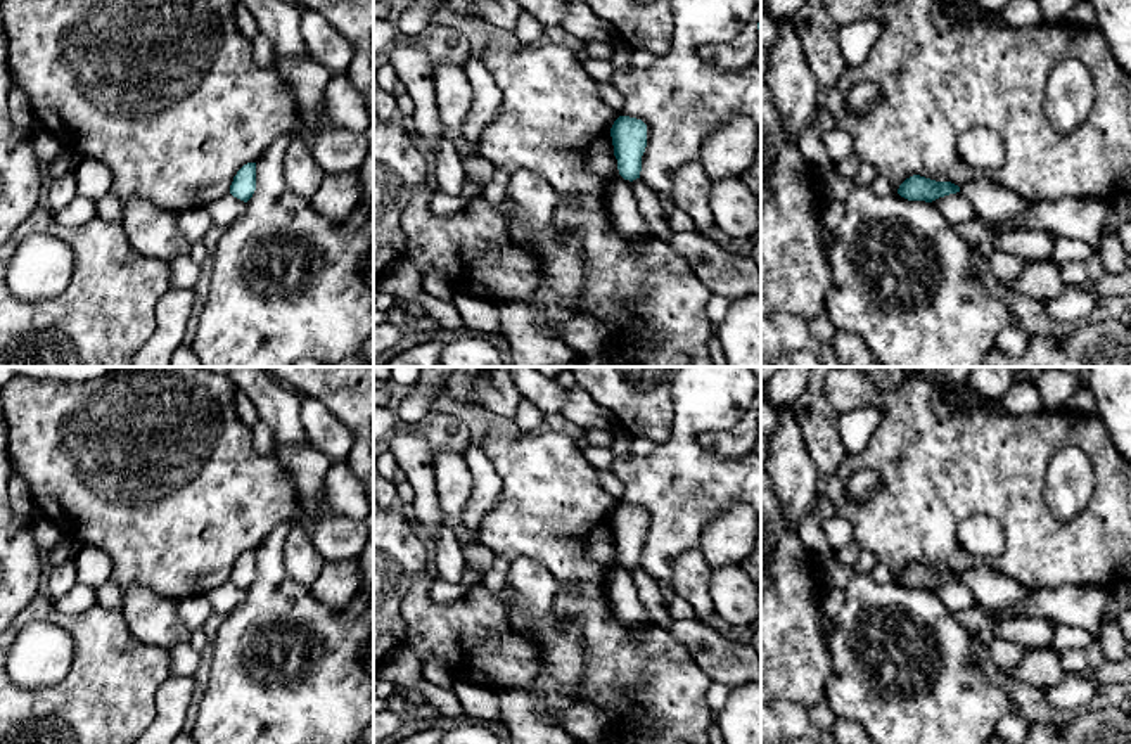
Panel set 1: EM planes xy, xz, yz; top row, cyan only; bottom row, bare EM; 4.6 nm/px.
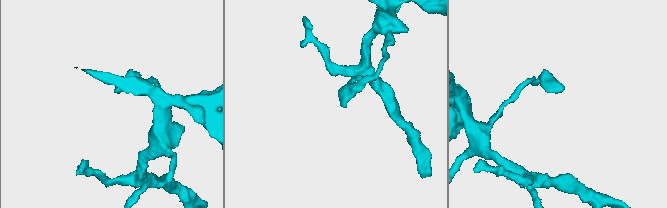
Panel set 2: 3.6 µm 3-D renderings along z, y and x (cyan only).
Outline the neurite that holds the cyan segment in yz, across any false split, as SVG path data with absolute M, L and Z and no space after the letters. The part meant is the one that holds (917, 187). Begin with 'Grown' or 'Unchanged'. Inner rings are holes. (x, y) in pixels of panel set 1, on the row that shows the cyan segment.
Unchanged. M920 175L906 178L898 189L898 194L901 197L908 201L925 201L925 202L932 202L939 197L956 192L960 192L960 187L951 182L936 182Z

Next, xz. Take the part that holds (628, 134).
Unchanged. M619 116L610 128L610 137L619 175L629 182L640 178L647 125L636 118Z

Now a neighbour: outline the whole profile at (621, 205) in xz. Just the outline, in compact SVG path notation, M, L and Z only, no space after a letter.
M617 180L610 183L607 211L623 239L633 242L636 247L652 235L628 182Z

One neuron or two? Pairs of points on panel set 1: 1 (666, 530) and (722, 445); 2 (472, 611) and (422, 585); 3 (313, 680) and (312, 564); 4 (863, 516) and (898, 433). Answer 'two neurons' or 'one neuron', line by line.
1: two neurons
2: one neuron
3: two neurons
4: one neuron

